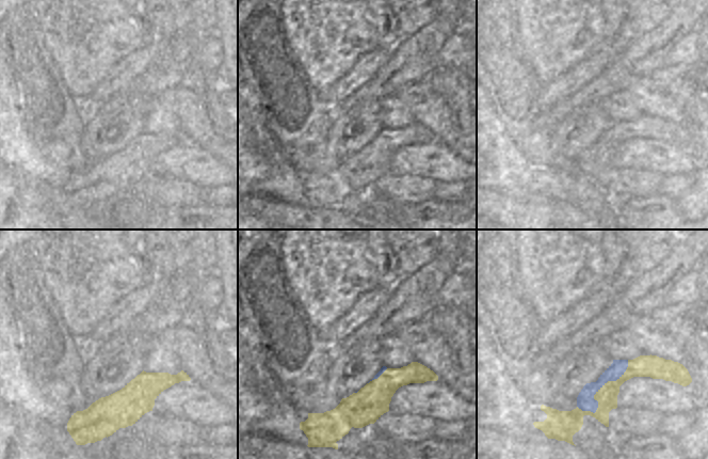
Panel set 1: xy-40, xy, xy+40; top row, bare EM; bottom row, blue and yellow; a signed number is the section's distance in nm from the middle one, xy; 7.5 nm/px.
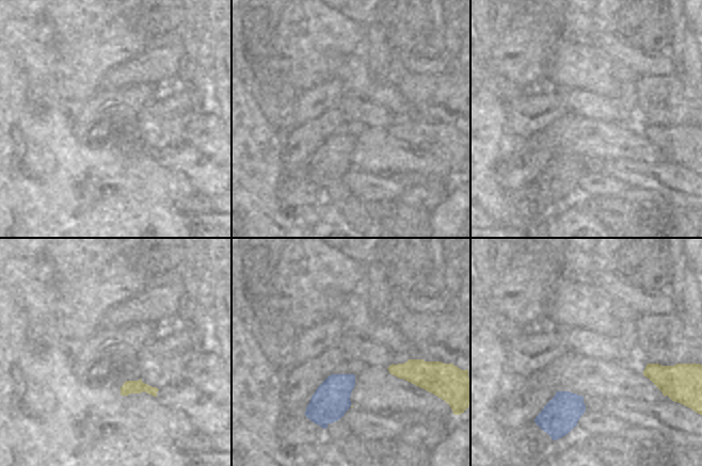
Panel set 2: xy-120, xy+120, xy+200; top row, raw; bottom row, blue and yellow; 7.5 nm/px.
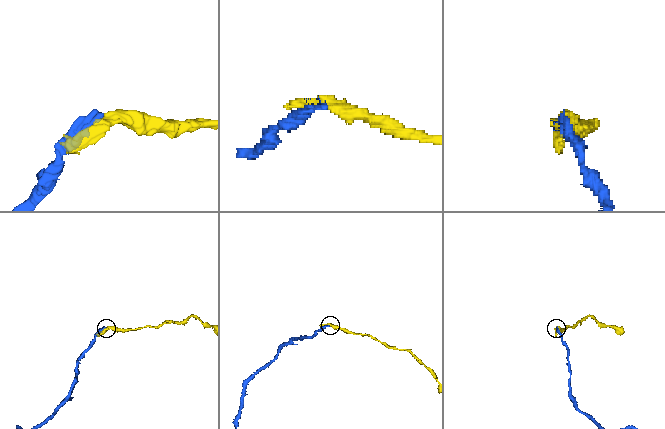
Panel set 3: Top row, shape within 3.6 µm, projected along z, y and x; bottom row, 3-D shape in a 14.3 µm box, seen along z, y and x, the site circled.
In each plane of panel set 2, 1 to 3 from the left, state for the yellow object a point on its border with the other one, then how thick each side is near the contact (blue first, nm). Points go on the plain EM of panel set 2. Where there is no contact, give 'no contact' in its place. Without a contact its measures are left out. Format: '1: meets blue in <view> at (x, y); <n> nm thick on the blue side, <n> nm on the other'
1: no contact
2: meets blue in xy+120 at (351, 165); 280 nm thick on the blue side, 20 nm on the other
3: no contact

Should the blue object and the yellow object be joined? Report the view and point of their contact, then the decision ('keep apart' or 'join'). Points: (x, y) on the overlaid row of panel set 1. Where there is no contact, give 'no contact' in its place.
xy+40 (597, 391) | keep apart

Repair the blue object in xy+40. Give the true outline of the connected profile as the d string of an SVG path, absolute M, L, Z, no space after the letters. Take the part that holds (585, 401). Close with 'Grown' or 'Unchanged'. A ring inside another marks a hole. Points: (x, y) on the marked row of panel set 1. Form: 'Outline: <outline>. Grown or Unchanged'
Outline: M593 343L585 347L582 355L577 355L577 367L564 386L564 395L576 398L582 411L595 413L598 401L594 395L608 381L620 379L627 367L628 360L612 360L601 346Z. Grown

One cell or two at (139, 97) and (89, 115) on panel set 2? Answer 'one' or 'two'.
one

